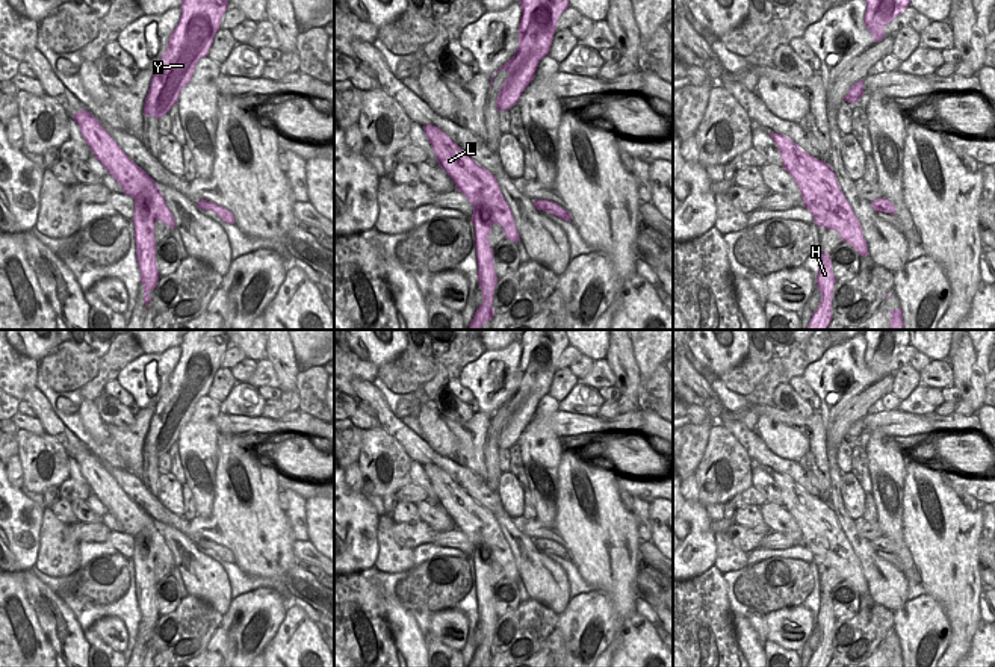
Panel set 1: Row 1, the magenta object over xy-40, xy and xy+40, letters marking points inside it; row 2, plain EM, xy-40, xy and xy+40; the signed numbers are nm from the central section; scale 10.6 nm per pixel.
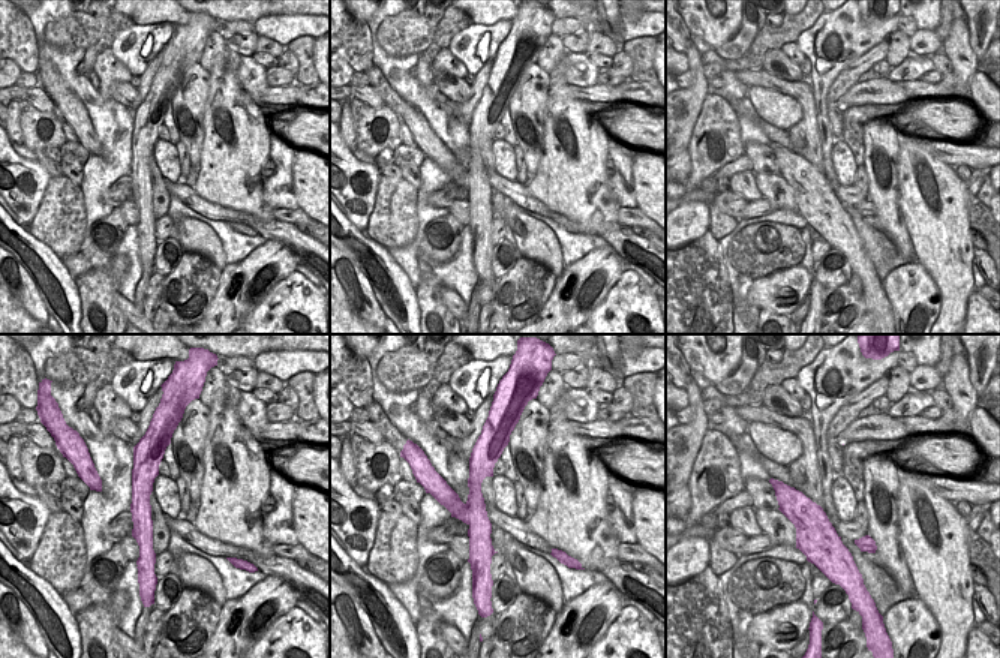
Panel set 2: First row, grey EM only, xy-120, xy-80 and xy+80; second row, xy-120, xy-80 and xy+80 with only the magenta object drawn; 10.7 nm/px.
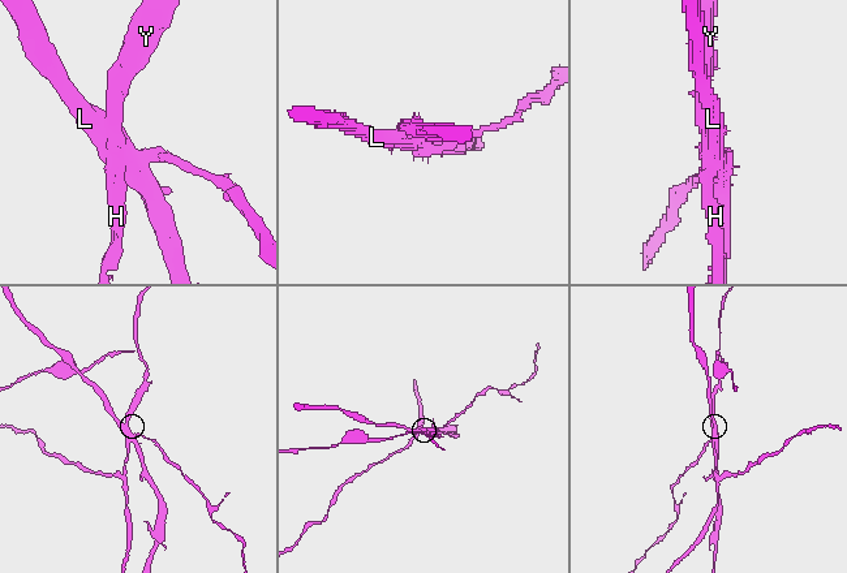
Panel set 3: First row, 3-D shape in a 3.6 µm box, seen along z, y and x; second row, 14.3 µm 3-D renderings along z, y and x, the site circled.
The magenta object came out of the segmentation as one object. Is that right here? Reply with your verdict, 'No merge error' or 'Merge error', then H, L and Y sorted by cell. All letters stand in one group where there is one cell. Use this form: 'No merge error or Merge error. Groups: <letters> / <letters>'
Merge error. Groups: H Y / L.

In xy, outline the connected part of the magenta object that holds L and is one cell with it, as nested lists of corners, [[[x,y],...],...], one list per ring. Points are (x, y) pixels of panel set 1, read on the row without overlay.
[[[428,463],[423,470],[434,489],[439,505],[452,517],[457,528],[473,544],[473,551],[482,551],[484,557],[499,563],[505,570],[505,578],[517,582],[520,578],[514,555],[505,540],[496,516],[470,498],[445,470]]]

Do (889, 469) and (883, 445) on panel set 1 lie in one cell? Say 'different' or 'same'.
same

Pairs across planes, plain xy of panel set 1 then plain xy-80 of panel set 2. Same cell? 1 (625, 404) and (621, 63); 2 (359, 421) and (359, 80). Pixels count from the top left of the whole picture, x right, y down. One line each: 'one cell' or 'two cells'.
1: one cell
2: two cells

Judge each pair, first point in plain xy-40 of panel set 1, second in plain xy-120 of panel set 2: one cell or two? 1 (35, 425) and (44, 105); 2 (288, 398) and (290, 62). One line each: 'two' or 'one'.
1: one
2: one

